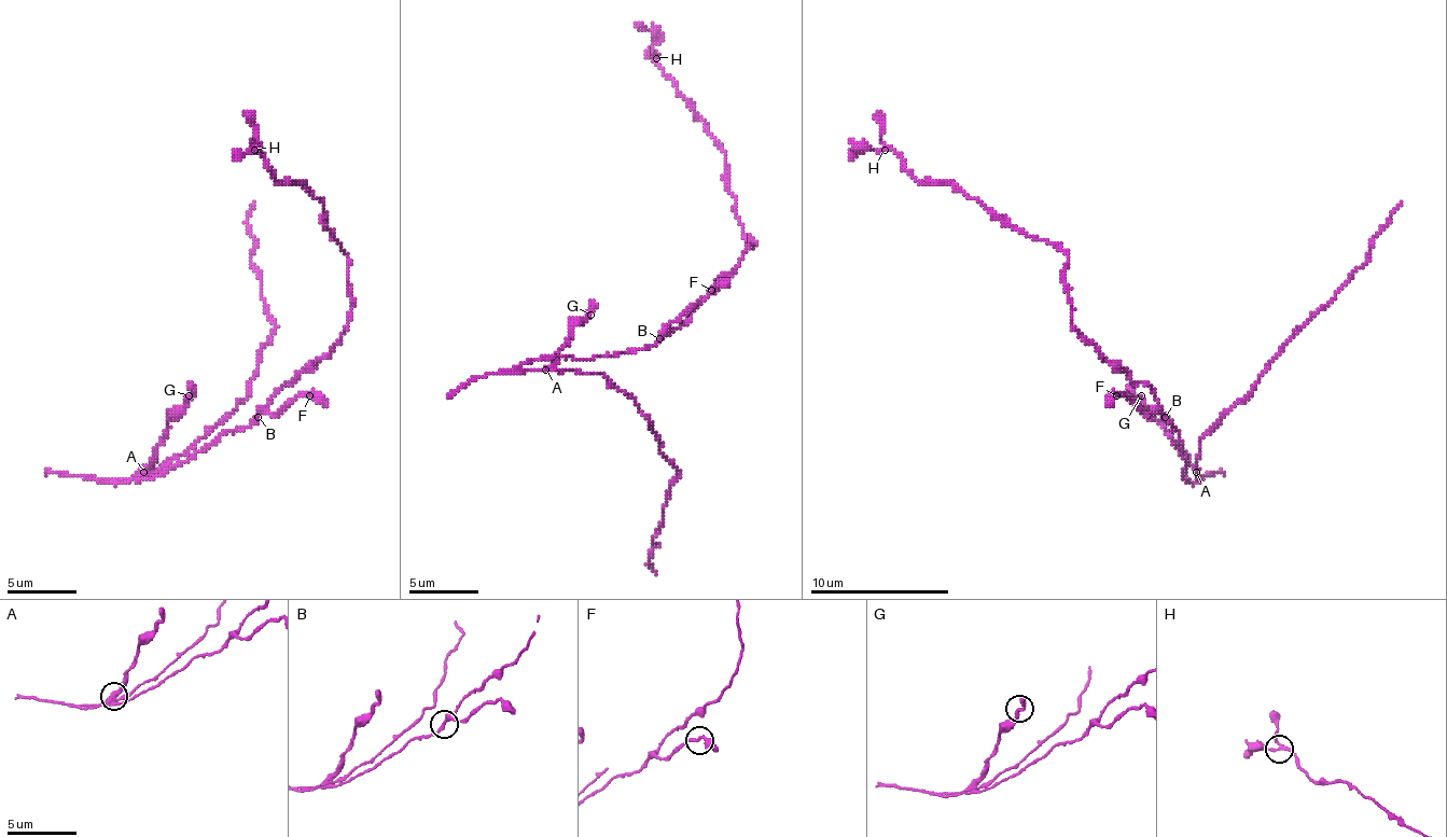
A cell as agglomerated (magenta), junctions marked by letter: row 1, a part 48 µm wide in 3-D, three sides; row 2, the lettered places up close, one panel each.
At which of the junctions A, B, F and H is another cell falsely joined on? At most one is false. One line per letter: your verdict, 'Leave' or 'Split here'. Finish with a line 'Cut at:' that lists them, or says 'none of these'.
A: Split here
B: Leave
F: Leave
H: Leave
Cut at: A

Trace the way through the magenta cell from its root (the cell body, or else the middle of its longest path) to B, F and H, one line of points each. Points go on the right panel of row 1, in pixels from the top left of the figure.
B: (1179, 434), (1165, 417)
F: (1179, 434), (1158, 414), (1144, 414), (1127, 395), (1116, 395)
H: (1179, 434), (1155, 392), (1113, 368), (1071, 323), (1061, 250), (1005, 226), (950, 184), (922, 184), (885, 150)

